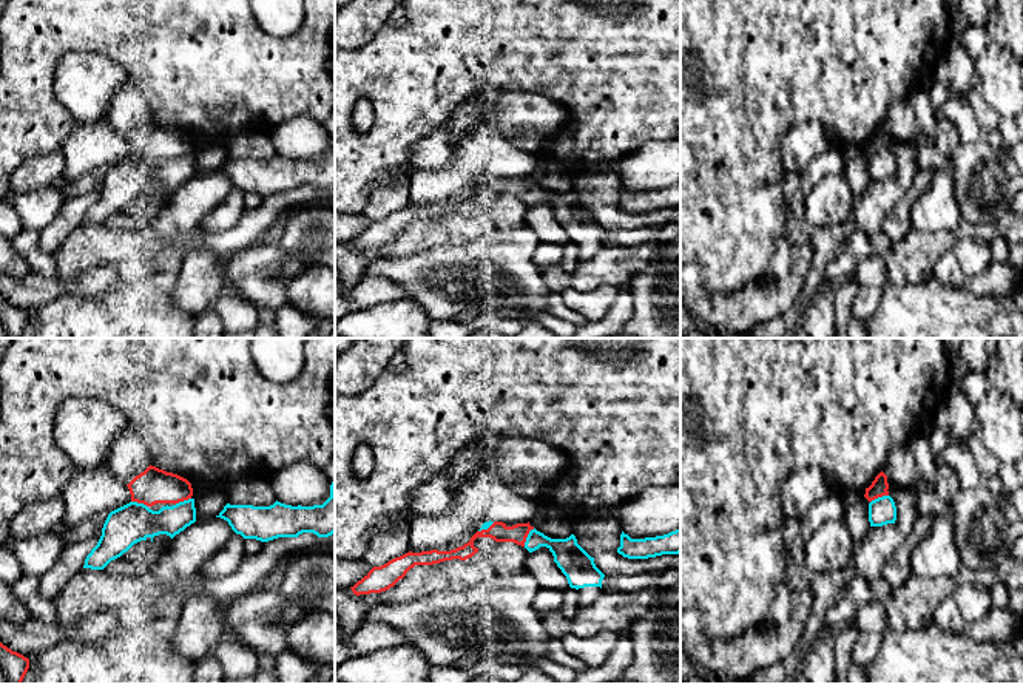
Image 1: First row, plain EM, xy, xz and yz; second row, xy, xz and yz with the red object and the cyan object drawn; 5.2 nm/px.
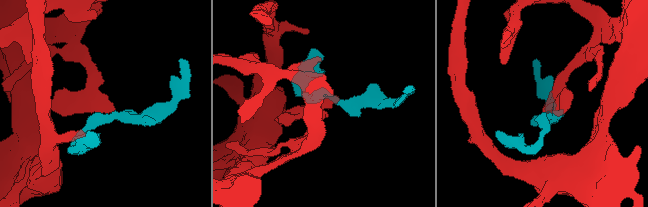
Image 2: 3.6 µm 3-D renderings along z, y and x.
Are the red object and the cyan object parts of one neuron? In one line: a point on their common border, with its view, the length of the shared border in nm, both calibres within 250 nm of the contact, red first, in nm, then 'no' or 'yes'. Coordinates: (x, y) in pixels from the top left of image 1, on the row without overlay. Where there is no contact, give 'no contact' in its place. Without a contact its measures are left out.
xz (526, 190) | 110 nm | 100/160 nm | yes

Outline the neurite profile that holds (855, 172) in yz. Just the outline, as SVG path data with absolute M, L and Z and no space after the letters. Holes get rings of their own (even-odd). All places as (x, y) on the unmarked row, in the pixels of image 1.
M861 151L853 159L846 161L842 176L846 178L853 198L859 198L870 184L869 154Z

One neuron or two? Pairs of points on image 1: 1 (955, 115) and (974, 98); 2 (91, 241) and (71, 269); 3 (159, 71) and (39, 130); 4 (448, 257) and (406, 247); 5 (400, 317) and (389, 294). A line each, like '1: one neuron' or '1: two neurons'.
1: two neurons
2: one neuron
3: one neuron
4: two neurons
5: two neurons

